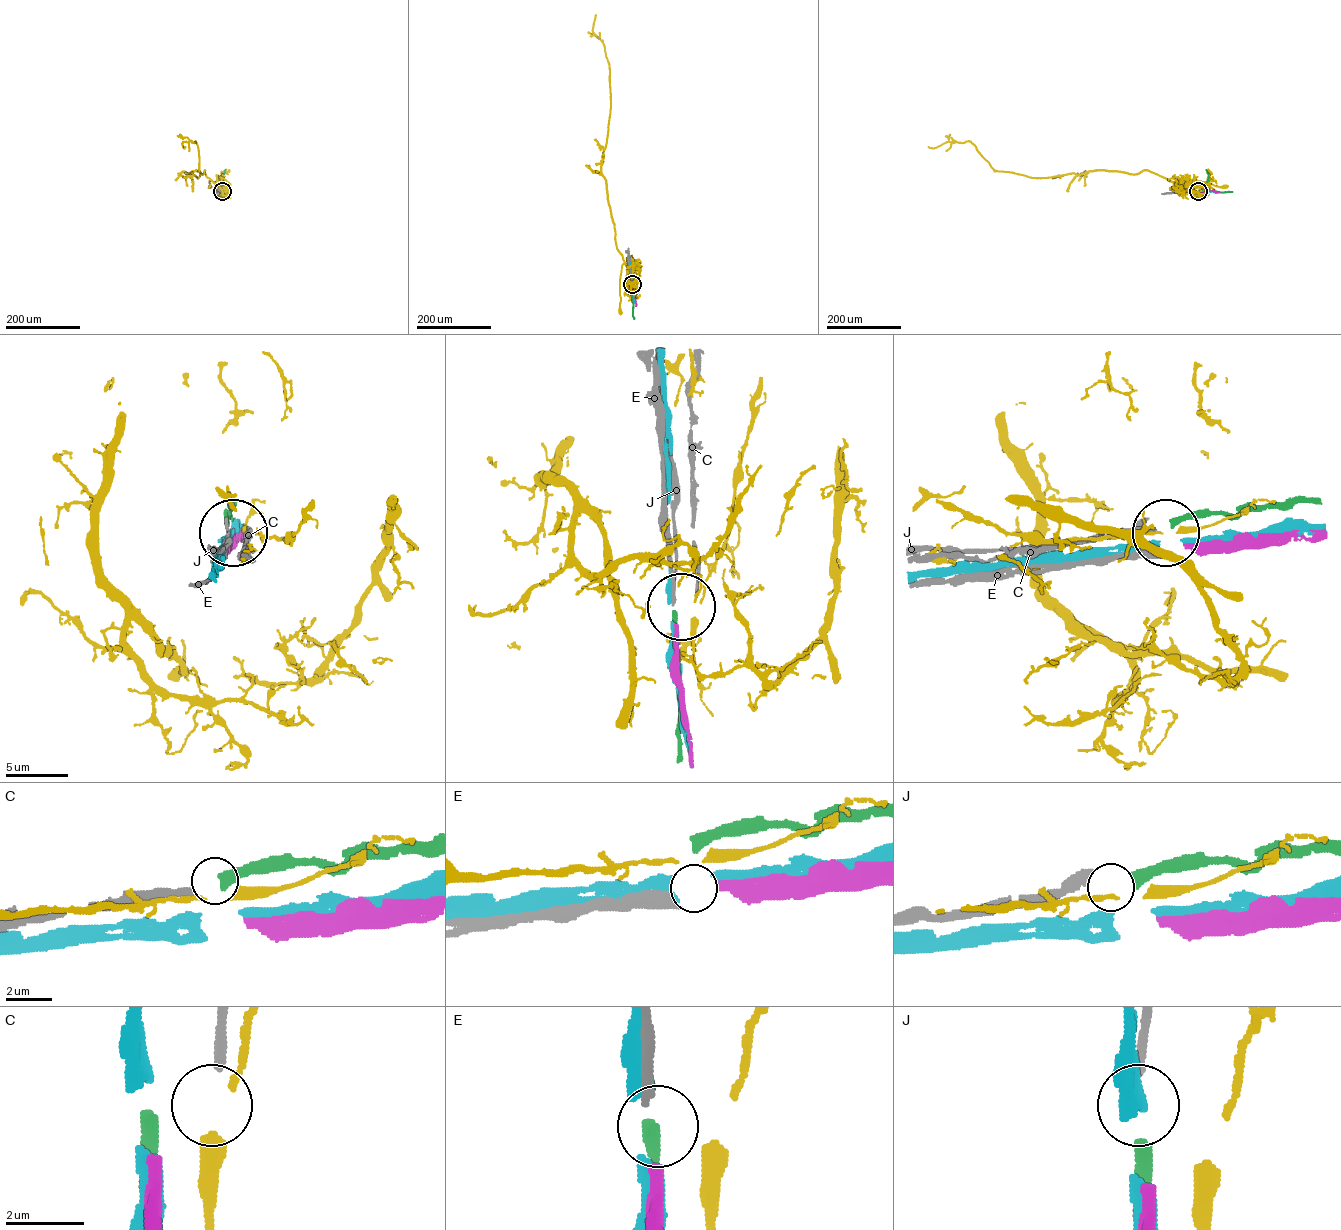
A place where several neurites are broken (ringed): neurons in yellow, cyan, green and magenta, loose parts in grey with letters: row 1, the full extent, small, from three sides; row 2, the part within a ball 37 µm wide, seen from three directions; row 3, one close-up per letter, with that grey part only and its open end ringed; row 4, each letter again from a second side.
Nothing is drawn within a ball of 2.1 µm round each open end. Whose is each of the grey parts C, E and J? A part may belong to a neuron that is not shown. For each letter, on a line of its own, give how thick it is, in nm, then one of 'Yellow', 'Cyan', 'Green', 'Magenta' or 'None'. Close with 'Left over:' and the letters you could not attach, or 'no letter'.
C: Thickness 280 nm. None
E: Thickness 280 nm. Magenta
J: Thickness 280 nm. Green
Left over: C

